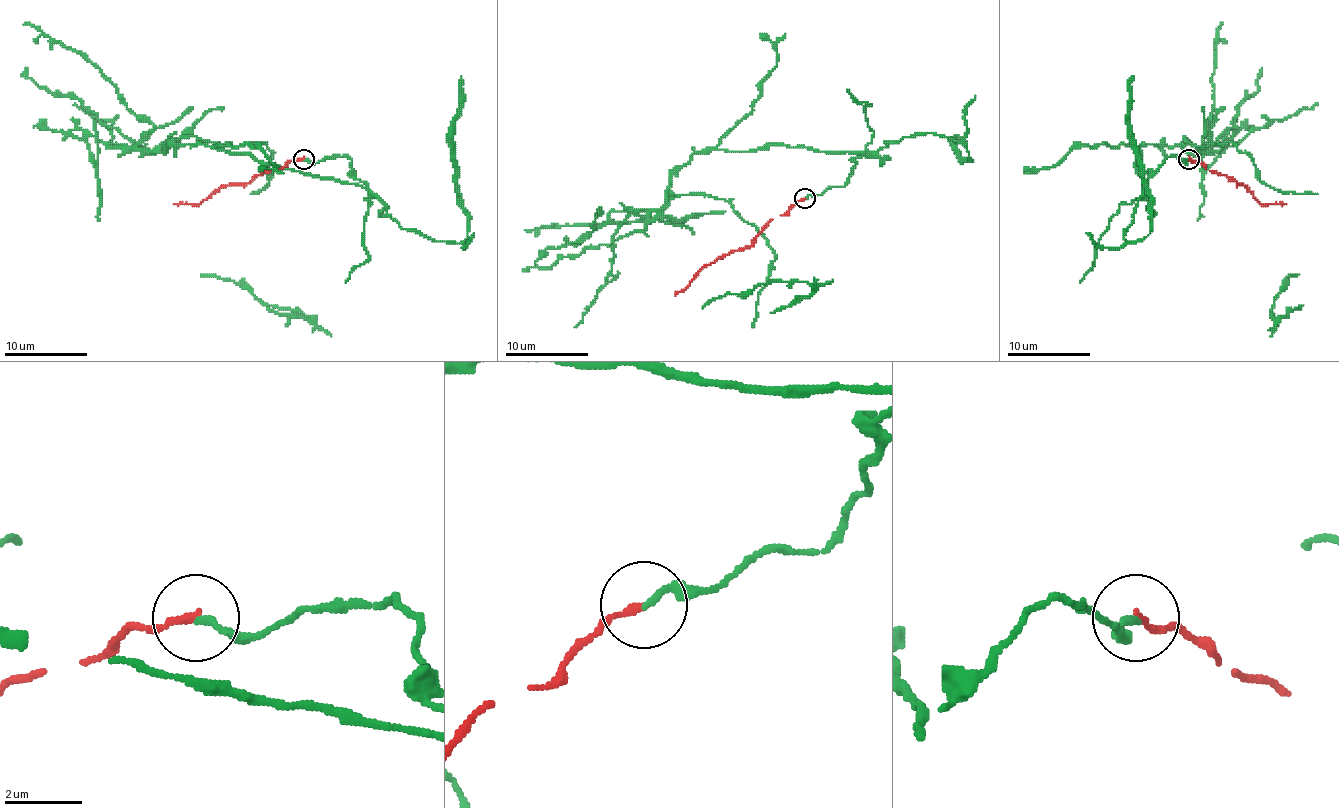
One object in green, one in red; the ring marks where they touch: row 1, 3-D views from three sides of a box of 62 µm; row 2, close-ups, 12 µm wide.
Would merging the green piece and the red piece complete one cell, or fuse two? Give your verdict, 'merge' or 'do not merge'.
do not merge

